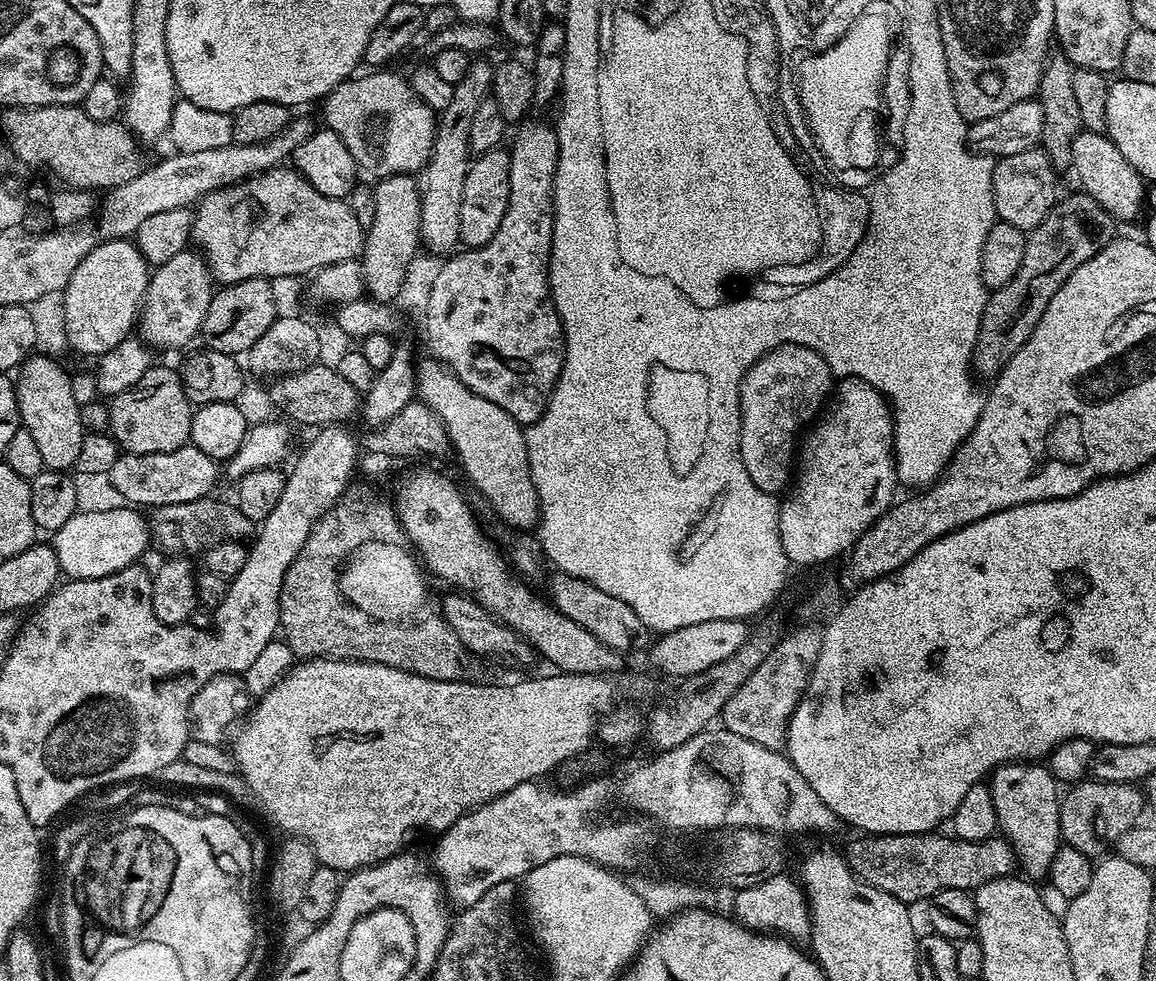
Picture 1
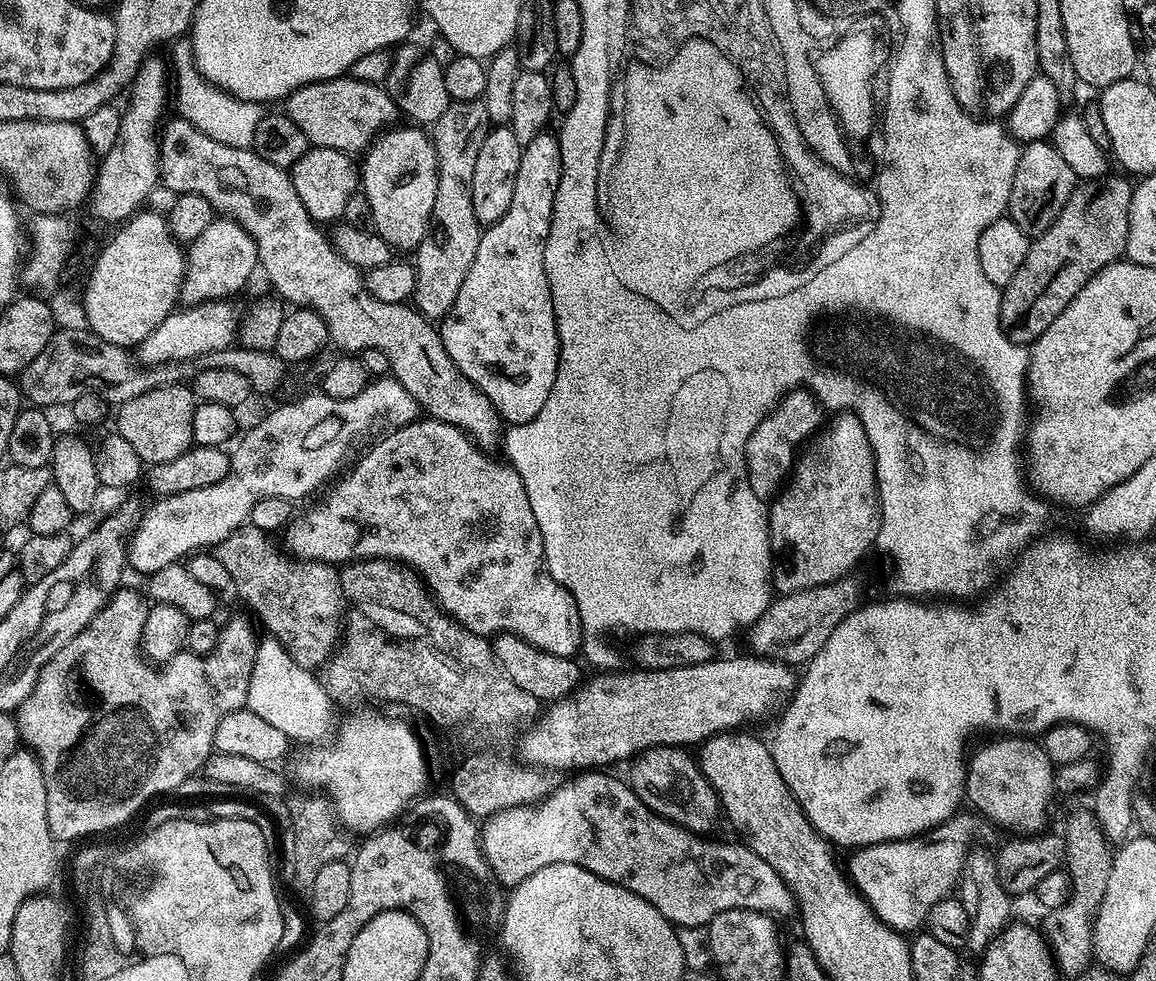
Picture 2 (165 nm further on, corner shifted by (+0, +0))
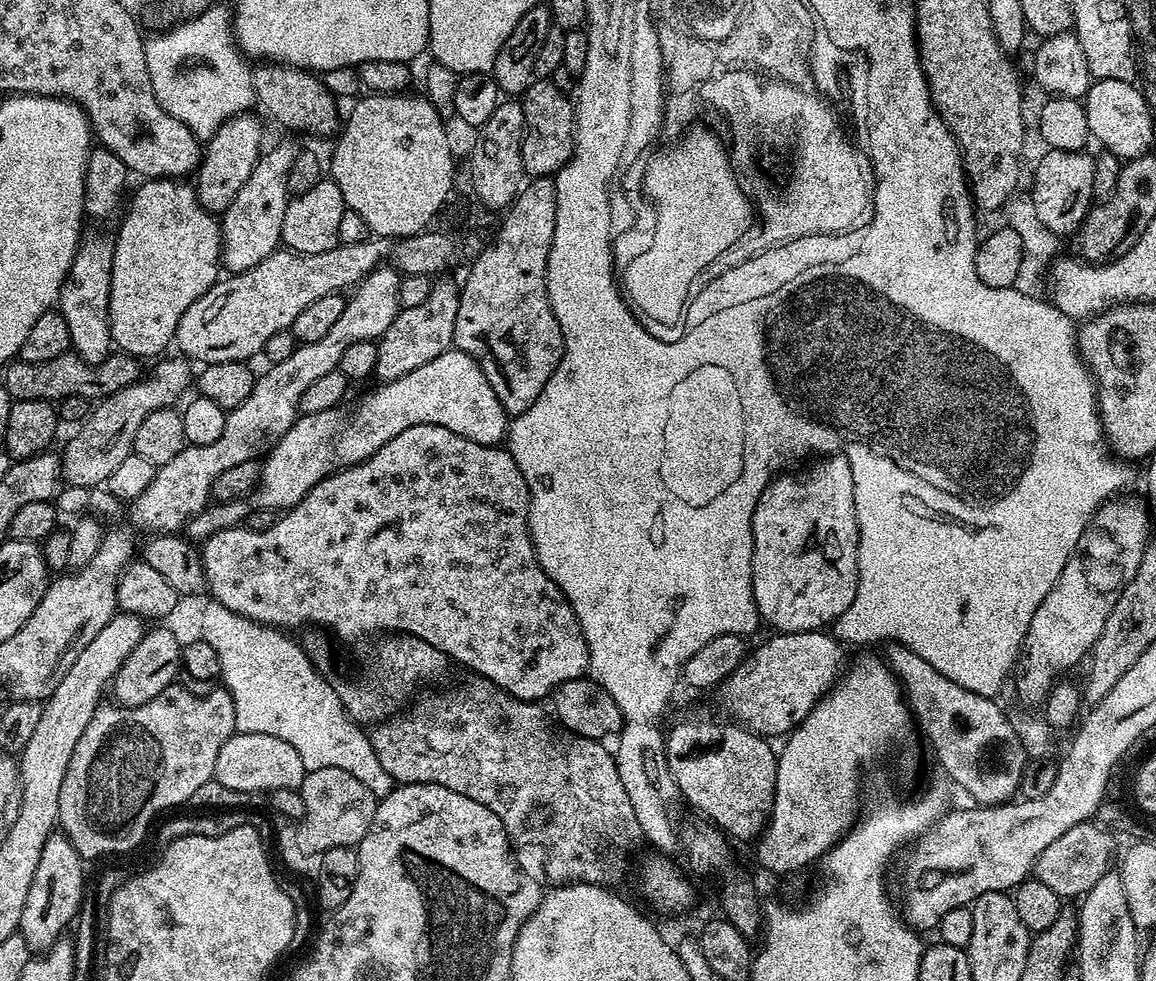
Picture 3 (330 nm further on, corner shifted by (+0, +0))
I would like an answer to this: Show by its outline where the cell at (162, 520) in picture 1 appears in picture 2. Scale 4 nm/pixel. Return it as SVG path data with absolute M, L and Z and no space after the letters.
M249 522L244 527L234 530L234 534L230 534L220 544L215 545L214 555L230 574L234 592L252 607L253 614L266 628L265 633L278 641L298 666L311 672L317 671L316 668L321 669L331 659L335 651L334 646L336 645L336 648L342 638L348 600L341 586L339 569L335 565L316 561L284 560L283 556L274 550L269 540L271 540L269 533L258 530Z

